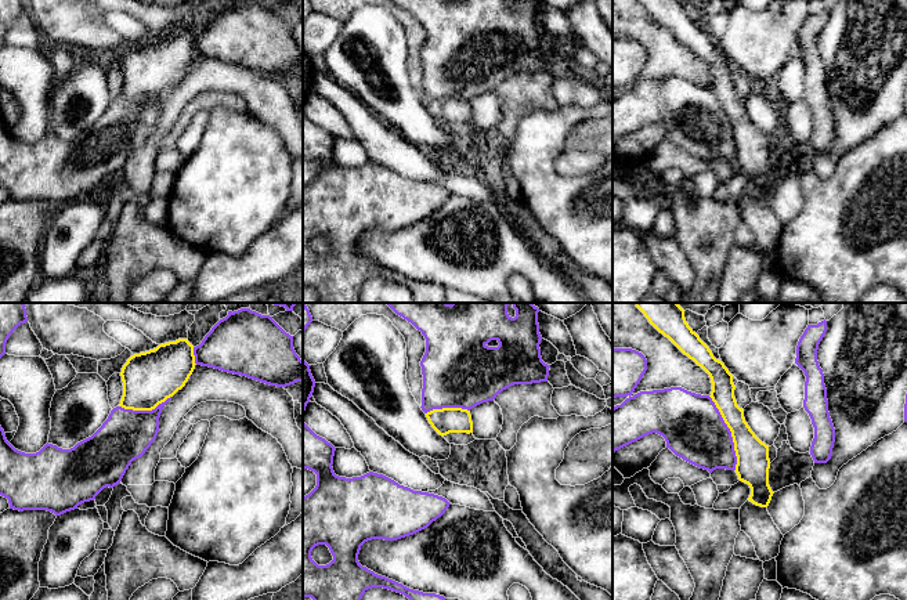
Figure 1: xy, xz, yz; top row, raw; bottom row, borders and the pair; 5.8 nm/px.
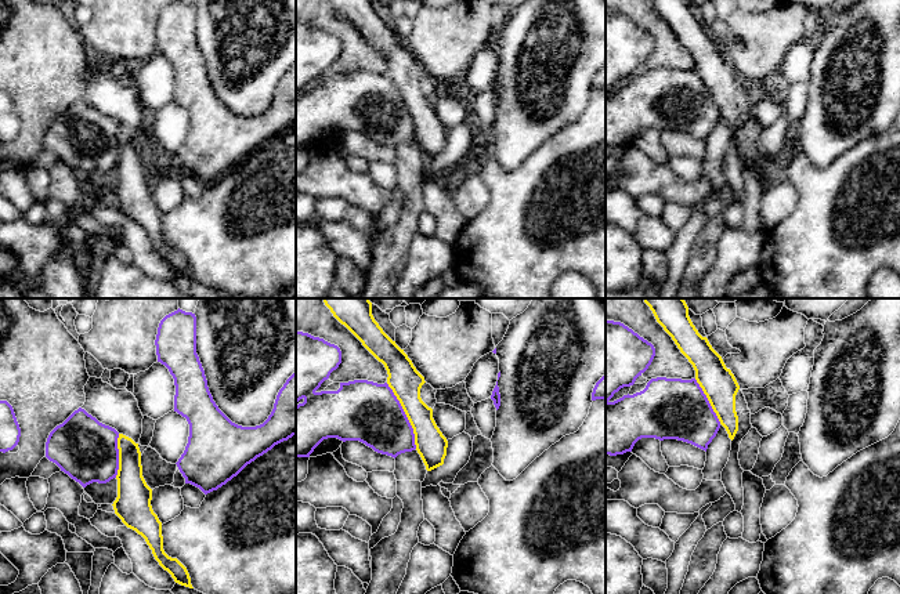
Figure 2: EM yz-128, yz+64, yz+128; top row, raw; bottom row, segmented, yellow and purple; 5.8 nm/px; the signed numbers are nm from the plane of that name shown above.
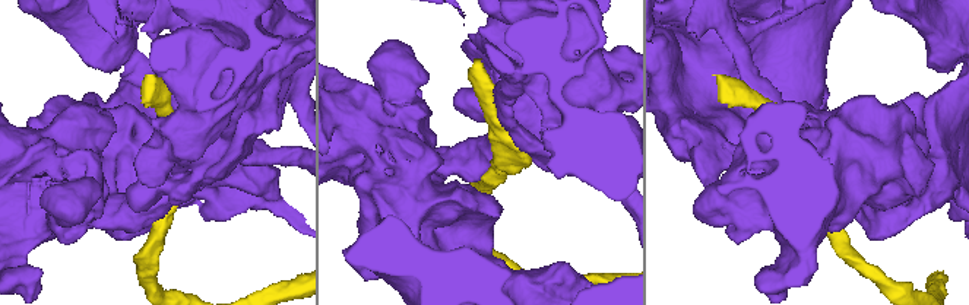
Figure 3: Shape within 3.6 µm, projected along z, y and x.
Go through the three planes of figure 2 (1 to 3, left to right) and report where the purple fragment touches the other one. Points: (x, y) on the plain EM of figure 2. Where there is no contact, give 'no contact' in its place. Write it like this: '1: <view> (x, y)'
1: yz-128 (119, 147)
2: yz+64 (407, 107)
3: yz+128 (708, 90)

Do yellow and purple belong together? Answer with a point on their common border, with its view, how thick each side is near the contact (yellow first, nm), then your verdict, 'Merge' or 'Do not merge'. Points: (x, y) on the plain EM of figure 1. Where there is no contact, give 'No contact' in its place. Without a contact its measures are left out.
Touches yellow at yz (732, 123). Thickness 190 nm (yellow) against 360 nm. Merge

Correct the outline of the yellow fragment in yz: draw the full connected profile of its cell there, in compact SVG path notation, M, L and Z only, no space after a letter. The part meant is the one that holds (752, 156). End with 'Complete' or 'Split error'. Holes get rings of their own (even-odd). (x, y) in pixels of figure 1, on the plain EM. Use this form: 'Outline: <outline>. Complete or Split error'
Outline: M640 0L648 12L668 28L684 46L701 57L711 68L712 82L701 86L682 77L640 82L632 84L647 61L646 47L632 39L613 39L613 88L626 90L613 98L613 144L648 124L657 123L676 147L712 163L716 159L734 160L738 170L748 174L748 188L756 196L767 198L773 181L769 176L769 135L751 120L744 101L737 95L733 65L716 50L709 37L689 17L684 0Z. Split error

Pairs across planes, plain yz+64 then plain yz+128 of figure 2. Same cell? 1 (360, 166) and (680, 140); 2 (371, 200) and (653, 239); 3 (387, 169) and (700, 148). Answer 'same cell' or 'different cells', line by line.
1: different cells
2: different cells
3: different cells

